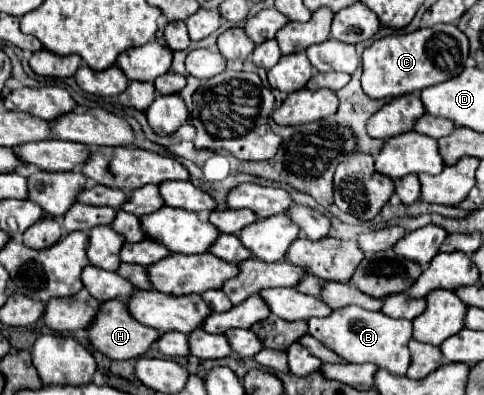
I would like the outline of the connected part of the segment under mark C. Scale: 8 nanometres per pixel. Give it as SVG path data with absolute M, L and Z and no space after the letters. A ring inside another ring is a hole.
M436 24L412 34L376 40L362 54L362 88L370 98L394 98L456 78L468 60L468 38L456 24Z

